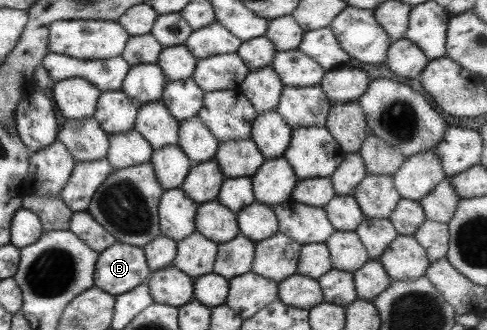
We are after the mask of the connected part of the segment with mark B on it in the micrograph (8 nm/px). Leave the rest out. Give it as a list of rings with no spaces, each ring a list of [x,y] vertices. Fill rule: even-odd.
[[[115,241],[98,253],[94,286],[115,297],[146,282],[150,273],[142,247]]]

